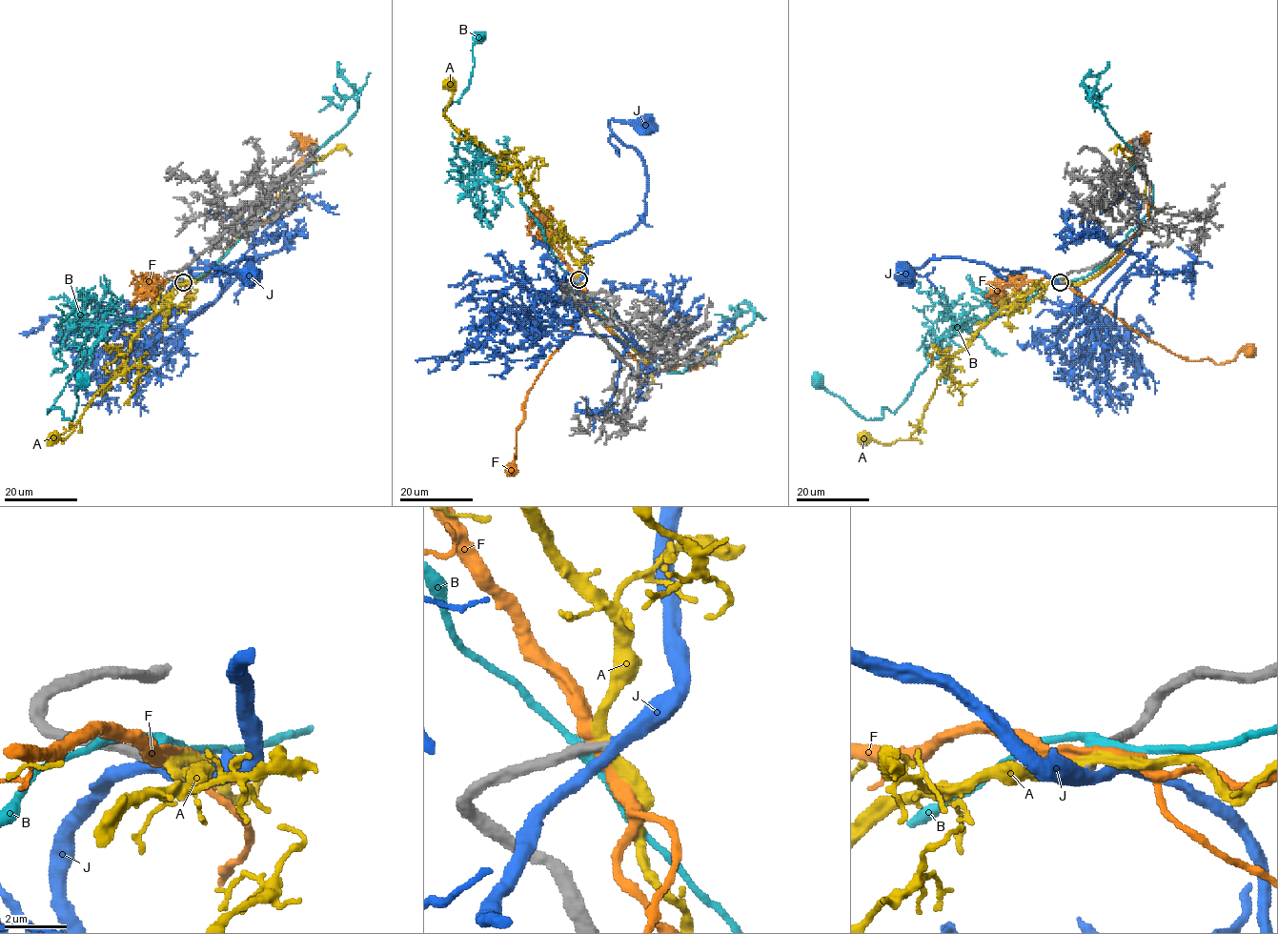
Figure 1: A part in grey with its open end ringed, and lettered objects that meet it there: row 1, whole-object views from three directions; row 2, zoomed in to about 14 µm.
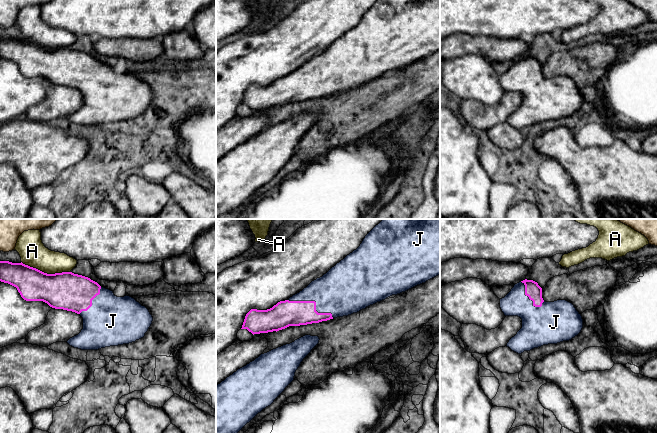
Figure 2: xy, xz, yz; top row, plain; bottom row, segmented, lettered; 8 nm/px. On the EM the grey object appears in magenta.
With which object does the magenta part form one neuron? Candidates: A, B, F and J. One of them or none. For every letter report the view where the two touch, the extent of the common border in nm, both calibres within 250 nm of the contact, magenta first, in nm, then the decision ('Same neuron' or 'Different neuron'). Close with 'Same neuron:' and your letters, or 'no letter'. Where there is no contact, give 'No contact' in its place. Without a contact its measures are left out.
A: Touches magenta in xy. Shared border 400 nm. Thickness 300 nm (magenta) against 220 nm. Different neuron
B: No contact. Different neuron
F: No contact. Different neuron
J: Touches magenta in xz. Shared border 400 nm. Thickness 220 nm (magenta) against 400 nm. Same neuron
Same neuron: J

